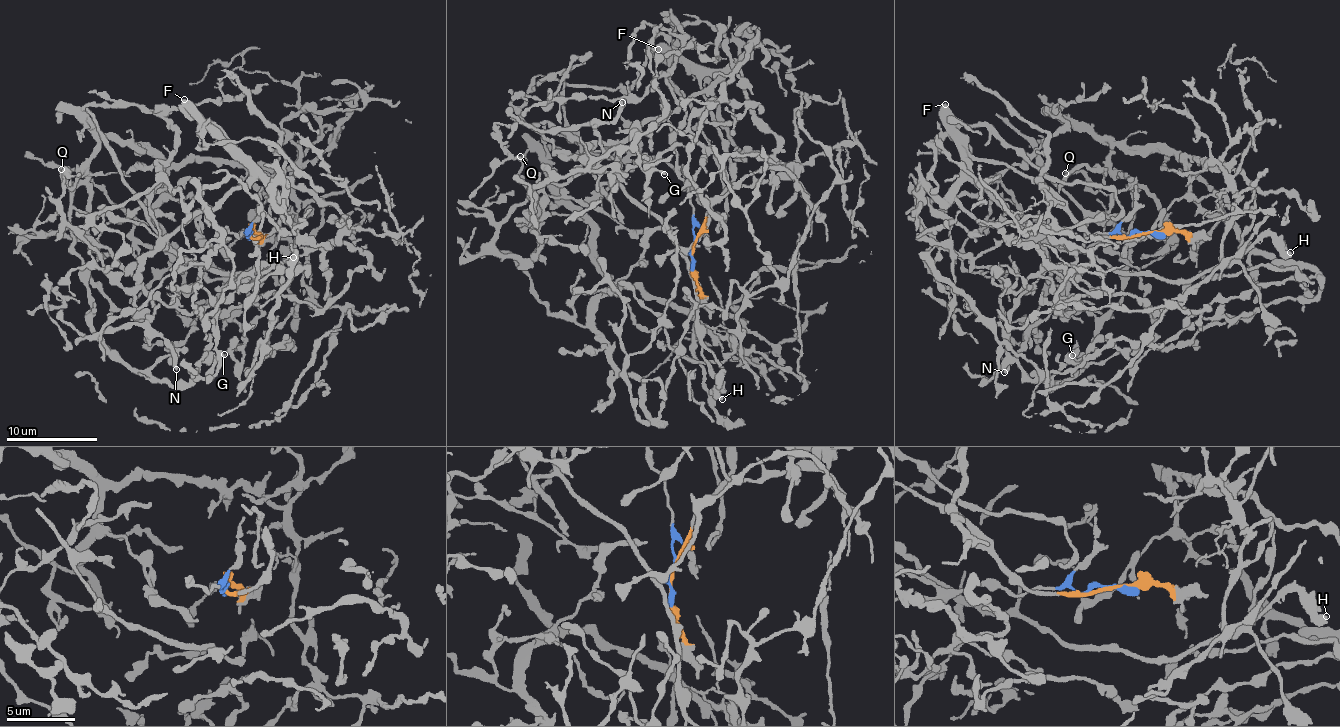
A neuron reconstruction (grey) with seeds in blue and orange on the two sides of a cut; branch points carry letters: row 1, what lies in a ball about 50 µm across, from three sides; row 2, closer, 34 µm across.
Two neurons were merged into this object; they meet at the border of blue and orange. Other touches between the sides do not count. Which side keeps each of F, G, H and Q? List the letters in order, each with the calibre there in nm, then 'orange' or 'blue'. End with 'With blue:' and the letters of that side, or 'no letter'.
F: 550 nm thick; orange
G: 280 nm thick; blue
H: 360 nm thick; orange
Q: 340 nm thick; blue
With blue: G, Q

